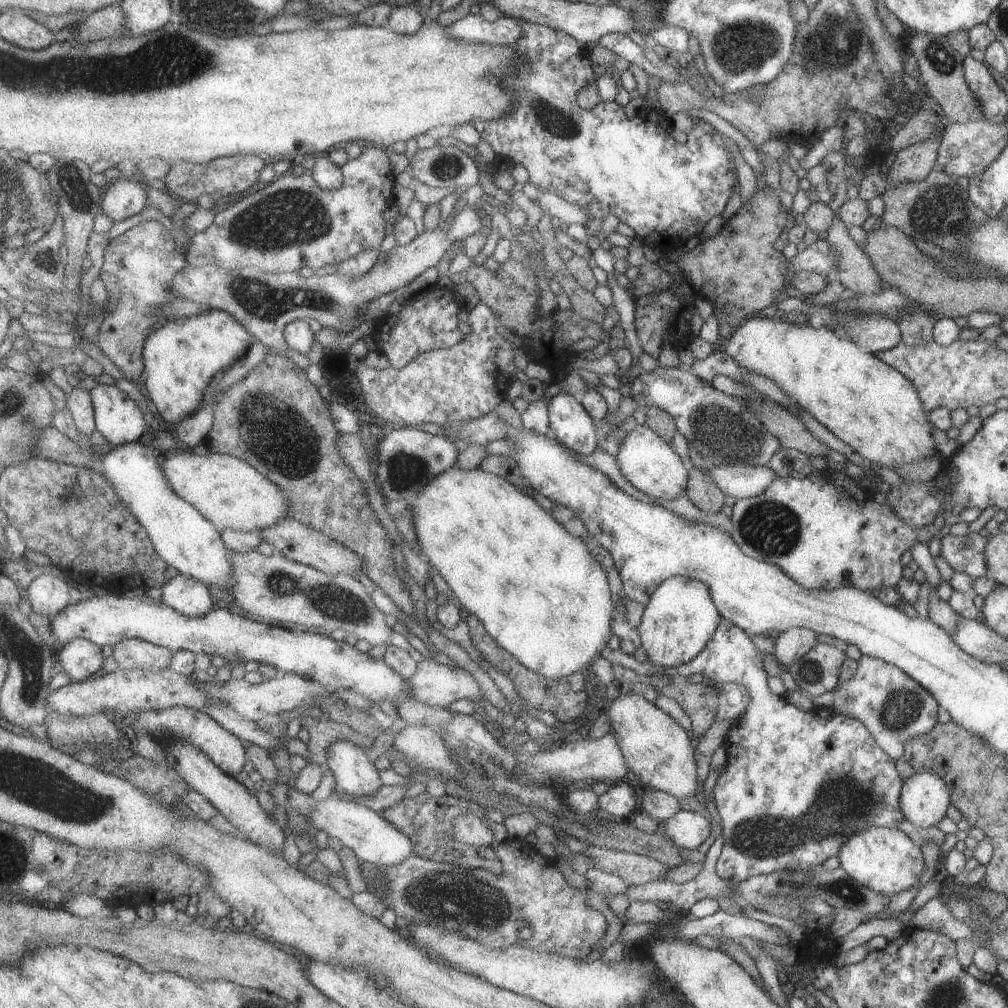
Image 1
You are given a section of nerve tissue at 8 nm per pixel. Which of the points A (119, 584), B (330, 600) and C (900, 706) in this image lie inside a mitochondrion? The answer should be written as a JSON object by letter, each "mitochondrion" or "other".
{"A":"other","B":"mitochondrion","C":"mitochondrion"}

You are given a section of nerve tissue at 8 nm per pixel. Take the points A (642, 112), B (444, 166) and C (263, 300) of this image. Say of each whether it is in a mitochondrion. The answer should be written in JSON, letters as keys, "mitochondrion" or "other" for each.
{"A":"other","B":"mitochondrion","C":"mitochondrion"}

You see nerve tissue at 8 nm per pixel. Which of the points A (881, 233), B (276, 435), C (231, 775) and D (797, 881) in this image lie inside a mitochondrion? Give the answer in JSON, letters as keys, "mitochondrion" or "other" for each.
{"A":"other","B":"mitochondrion","C":"other","D":"mitochondrion"}

